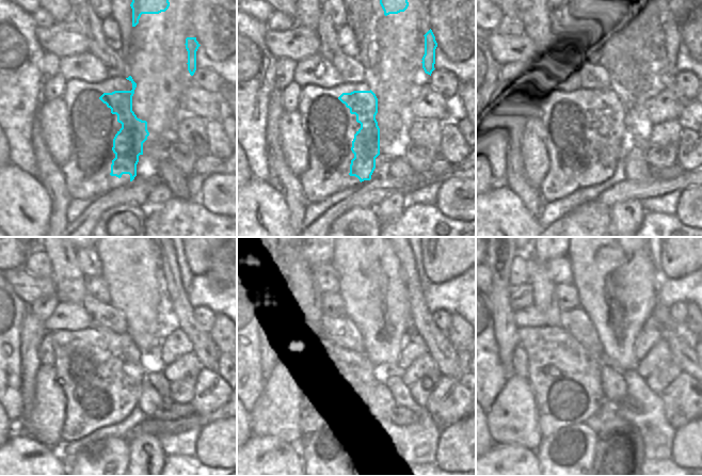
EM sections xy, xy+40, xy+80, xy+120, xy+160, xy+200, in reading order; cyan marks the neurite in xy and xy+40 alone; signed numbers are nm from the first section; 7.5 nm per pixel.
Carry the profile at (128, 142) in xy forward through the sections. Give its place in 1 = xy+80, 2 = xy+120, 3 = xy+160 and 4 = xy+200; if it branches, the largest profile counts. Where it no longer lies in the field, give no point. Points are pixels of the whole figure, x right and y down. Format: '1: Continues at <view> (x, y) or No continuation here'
1: Continues at xy+80 (607, 144)
2: Continues at xy+120 (128, 382)
3: Continues at xy+160 (362, 382)
4: Continues at xy+200 (595, 401)

